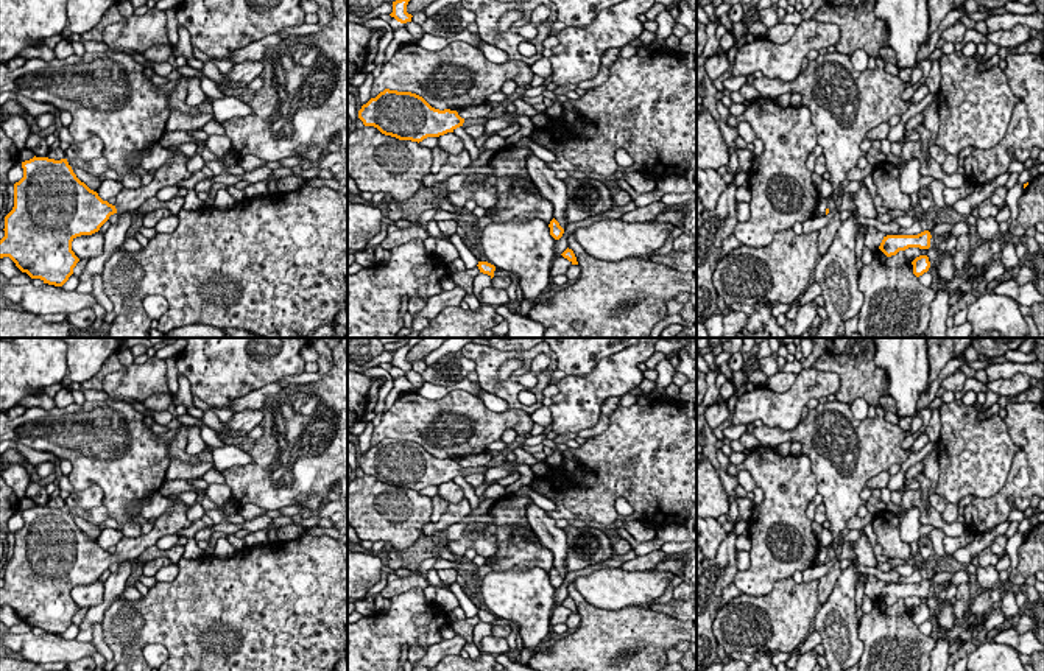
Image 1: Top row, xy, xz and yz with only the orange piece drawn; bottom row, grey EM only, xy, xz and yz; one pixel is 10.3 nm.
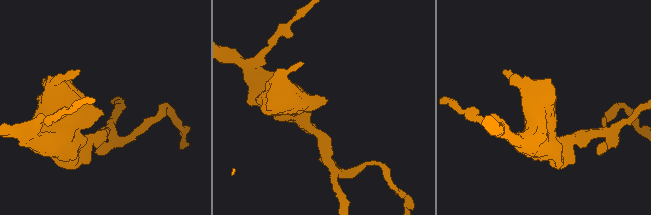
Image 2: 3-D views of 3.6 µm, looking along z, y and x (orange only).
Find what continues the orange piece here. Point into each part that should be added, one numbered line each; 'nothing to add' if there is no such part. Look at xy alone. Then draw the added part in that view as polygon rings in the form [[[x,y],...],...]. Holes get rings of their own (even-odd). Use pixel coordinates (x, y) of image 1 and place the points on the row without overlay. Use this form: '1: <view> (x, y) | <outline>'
1: xy (175, 519) | [[[184,501],[175,503],[168,511],[165,511],[153,523],[153,529],[148,534],[142,534],[136,539],[123,537],[117,545],[117,562],[126,559],[136,560],[146,548],[157,543],[164,536],[178,534],[181,529],[185,529],[192,525],[187,520],[187,504]]]

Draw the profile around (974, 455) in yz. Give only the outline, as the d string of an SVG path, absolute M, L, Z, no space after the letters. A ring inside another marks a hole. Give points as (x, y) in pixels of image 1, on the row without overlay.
M961 400L940 408L940 478L935 494L947 503L958 503L966 495L989 498L1008 480L1016 445L999 414L980 417L986 409L966 406Z

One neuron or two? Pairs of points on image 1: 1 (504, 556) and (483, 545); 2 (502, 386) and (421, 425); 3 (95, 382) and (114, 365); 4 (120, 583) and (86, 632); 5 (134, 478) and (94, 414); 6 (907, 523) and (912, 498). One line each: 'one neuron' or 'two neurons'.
1: two neurons
2: two neurons
3: one neuron
4: one neuron
5: one neuron
6: two neurons

